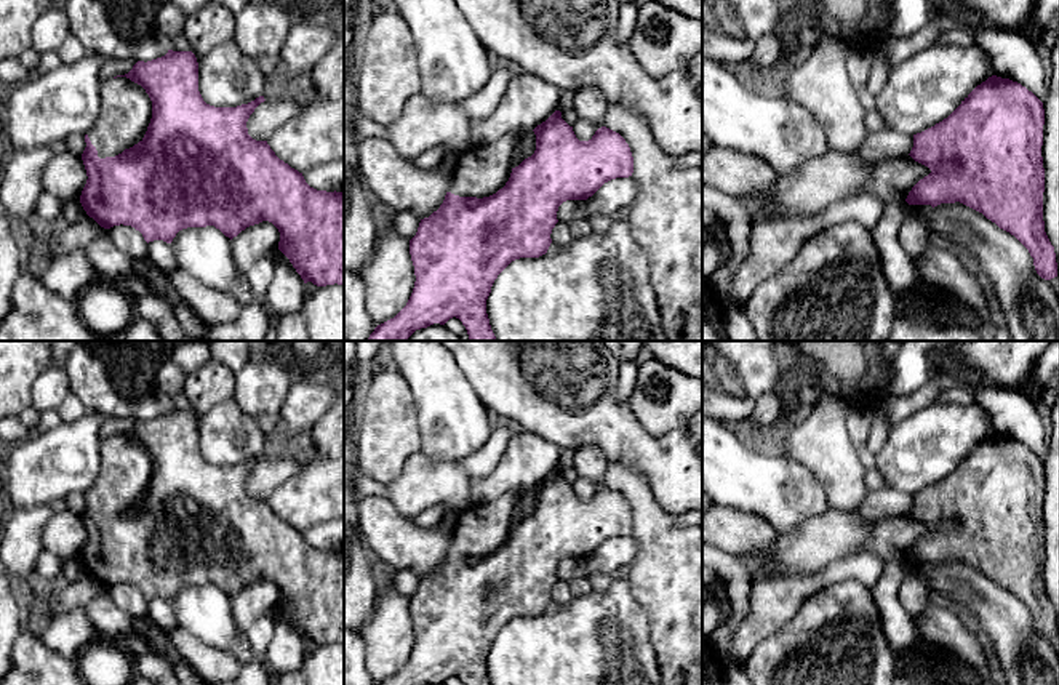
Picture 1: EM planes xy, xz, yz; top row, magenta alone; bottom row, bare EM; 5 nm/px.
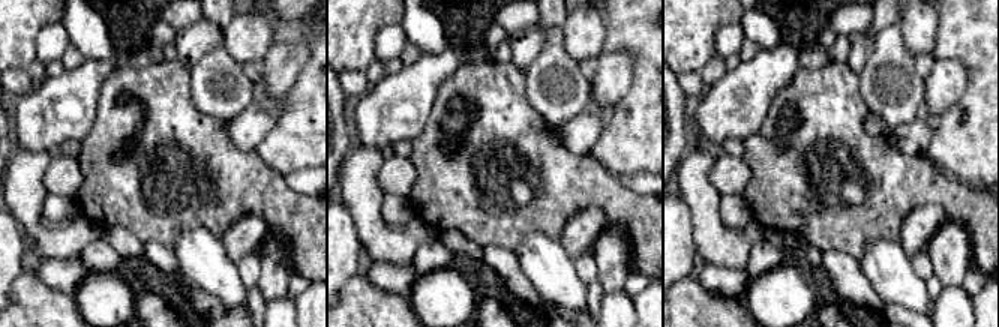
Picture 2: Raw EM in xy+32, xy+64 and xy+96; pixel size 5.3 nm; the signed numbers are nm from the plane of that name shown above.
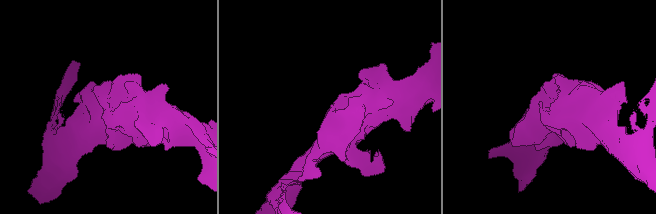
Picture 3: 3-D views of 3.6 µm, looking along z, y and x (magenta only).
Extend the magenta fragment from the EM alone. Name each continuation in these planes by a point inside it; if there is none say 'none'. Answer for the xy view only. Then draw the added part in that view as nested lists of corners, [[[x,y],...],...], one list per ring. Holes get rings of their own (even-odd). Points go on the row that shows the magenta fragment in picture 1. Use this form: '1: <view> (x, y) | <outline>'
1: xy (125, 114) | [[[126,77],[99,85],[101,112],[86,133],[99,158],[115,157],[142,141],[152,118],[146,90]]]

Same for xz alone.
1: xz (482, 172) | [[[514,131],[494,142],[462,150],[448,192],[483,198],[502,189],[512,173],[512,158],[520,133]]]

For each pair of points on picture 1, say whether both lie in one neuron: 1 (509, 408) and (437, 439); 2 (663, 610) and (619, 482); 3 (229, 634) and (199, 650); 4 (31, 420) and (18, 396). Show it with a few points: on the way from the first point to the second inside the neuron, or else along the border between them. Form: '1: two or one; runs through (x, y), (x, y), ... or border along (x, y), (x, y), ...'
1: two; border along (471, 383), (482, 404), (498, 420)
2: one; runs through (663, 578), (663, 543), (647, 512)
3: two; border along (179, 624), (202, 642), (231, 650), (240, 664)
4: two; border along (31, 404), (18, 415)

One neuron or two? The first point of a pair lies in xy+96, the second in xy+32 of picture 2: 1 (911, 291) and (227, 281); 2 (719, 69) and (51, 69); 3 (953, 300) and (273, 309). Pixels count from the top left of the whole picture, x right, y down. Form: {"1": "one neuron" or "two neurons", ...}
{"1": "one neuron", "2": "two neurons", "3": "one neuron"}

